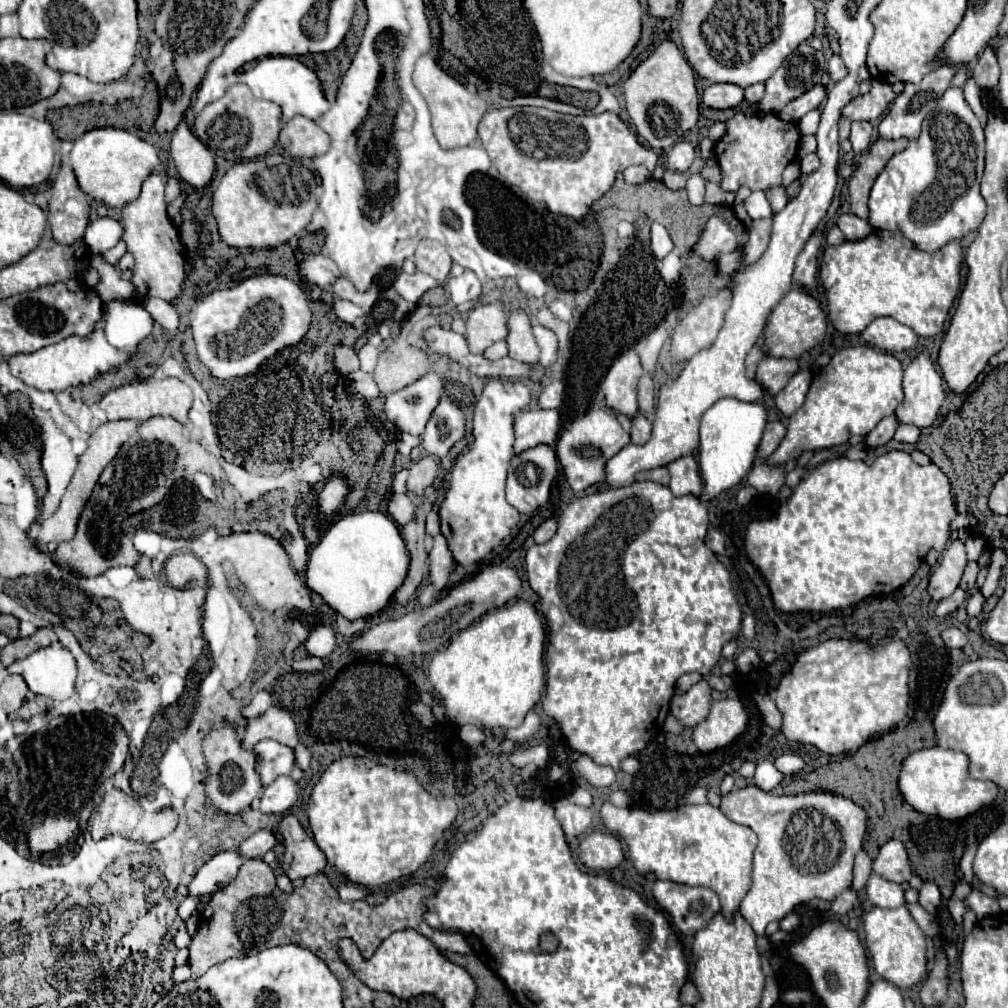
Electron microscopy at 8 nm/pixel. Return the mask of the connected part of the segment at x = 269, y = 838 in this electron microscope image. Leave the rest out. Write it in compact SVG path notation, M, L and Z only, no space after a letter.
M259 830L241 842L239 854L247 860L251 860L251 858L261 860L265 856L265 852L269 852L273 846L275 846L275 836L269 830Z

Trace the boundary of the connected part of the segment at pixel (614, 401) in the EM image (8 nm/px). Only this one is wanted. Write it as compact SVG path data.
M629 350L627 354L619 356L601 382L607 406L627 416L637 414L637 384L641 376L643 366L637 352Z

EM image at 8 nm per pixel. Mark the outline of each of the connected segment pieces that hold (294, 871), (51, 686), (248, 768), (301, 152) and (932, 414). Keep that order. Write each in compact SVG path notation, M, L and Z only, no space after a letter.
M293 814L283 816L279 824L279 834L283 836L285 846L285 852L281 856L281 868L289 880L313 876L325 868L325 854L319 850L315 840L307 840L305 830Z
M59 642L39 648L23 658L23 680L29 690L53 700L65 700L73 694L77 666L73 654Z
M217 724L203 738L203 752L209 764L205 794L211 800L211 804L225 814L245 812L251 806L251 802L261 794L261 782L259 782L259 776L255 774L255 754L241 748L235 728L227 724Z
M291 118L279 134L279 144L291 156L315 158L327 152L329 136L309 118Z
M917 356L905 370L903 390L905 400L895 410L899 424L913 424L917 428L927 428L935 422L939 408L945 400L941 374L935 370L929 356Z

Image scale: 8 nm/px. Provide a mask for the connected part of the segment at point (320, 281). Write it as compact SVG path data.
M307 254L299 268L301 268L301 276L305 276L307 282L317 284L319 288L331 286L335 278L341 276L335 262L323 254Z

